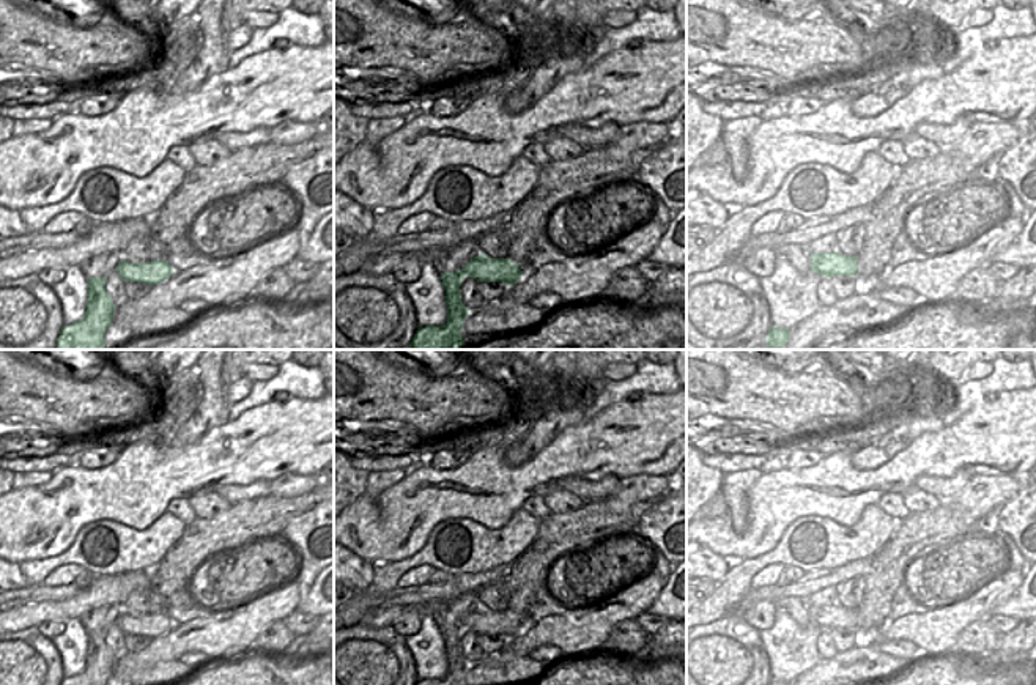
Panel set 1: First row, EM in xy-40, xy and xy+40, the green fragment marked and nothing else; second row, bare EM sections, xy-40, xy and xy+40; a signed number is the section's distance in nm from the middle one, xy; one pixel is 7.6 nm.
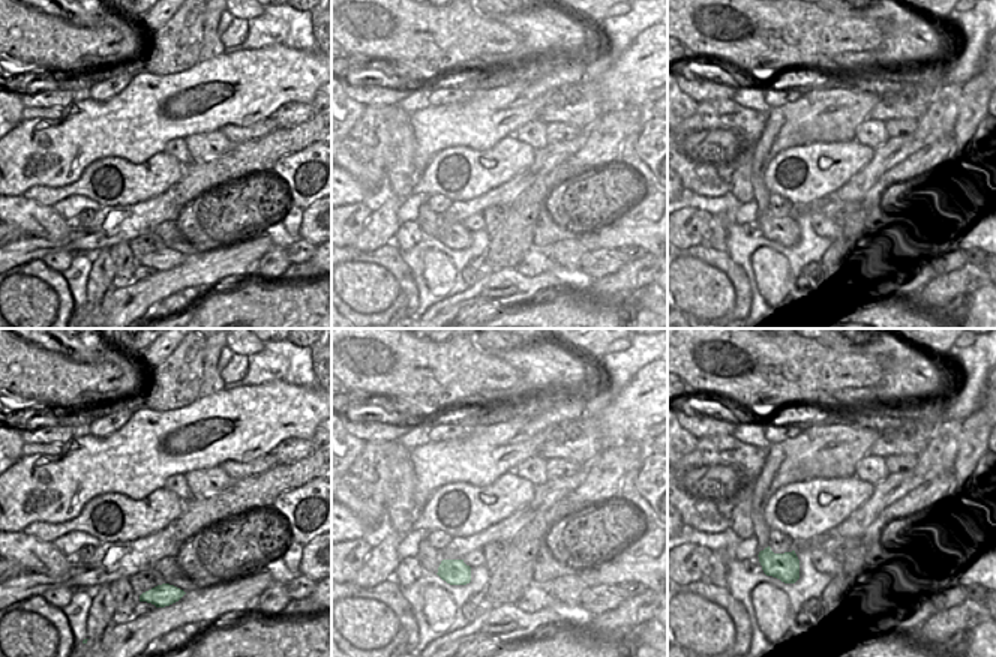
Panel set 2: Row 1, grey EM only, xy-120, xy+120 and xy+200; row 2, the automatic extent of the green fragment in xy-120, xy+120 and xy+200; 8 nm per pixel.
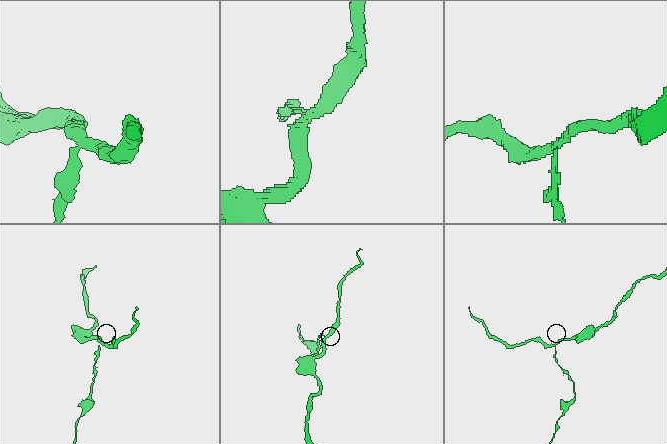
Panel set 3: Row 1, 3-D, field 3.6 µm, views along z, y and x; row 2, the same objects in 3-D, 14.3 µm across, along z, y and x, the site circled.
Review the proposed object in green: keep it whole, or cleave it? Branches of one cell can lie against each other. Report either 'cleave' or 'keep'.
cleave

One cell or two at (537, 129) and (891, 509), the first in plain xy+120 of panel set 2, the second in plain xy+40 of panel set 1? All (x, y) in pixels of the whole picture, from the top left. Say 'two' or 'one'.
one

